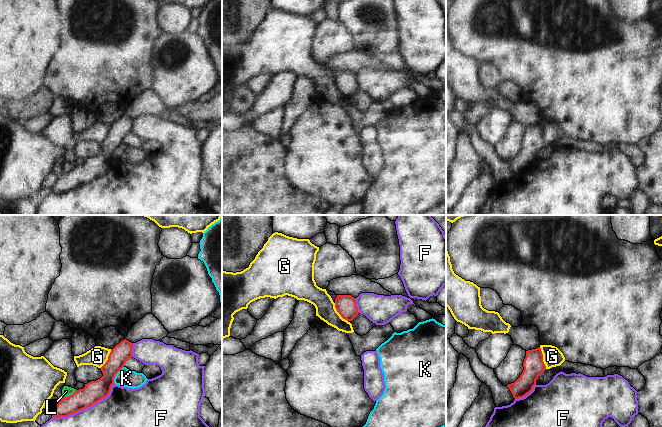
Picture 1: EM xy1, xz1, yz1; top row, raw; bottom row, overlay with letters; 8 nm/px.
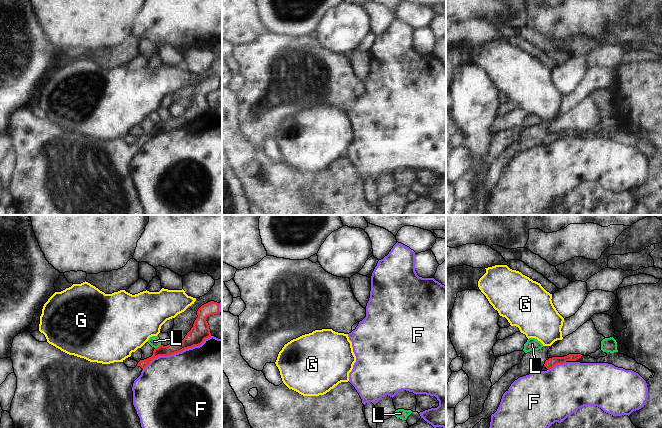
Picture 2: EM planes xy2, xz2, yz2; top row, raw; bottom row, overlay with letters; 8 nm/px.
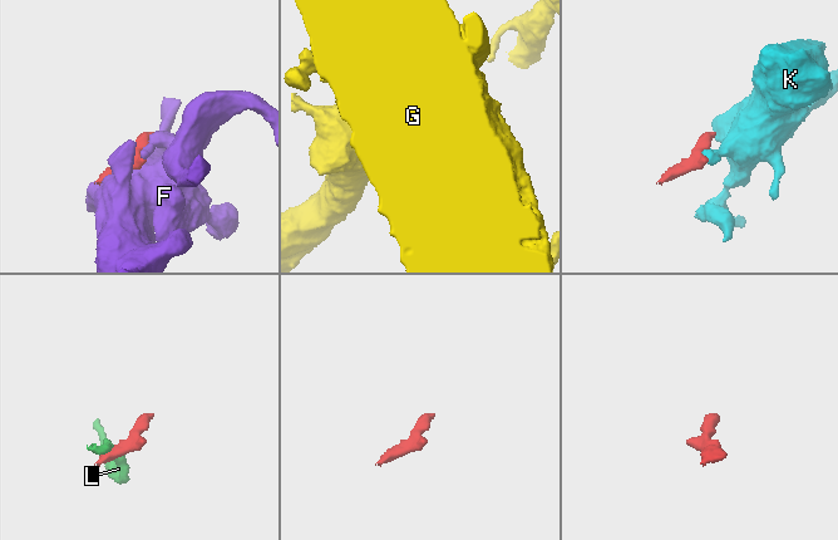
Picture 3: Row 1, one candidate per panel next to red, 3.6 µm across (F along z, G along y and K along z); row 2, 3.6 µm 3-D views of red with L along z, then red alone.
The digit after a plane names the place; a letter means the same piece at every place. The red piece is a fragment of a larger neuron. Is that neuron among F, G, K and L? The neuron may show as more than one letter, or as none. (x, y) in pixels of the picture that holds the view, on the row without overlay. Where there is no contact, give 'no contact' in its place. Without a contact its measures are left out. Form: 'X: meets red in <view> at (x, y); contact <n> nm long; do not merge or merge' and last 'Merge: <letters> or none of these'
F: meets red in xy2 at (177, 128); contact 600 nm long; do not merge
G: meets red in yz1 at (542, 134); contact 190 nm long; do not merge
K: meets red in xy1 at (115, 151); contact 160 nm long; do not merge
L: meets red in xy1 at (70, 171); contact 120 nm long; do not merge
Merge: none of these

